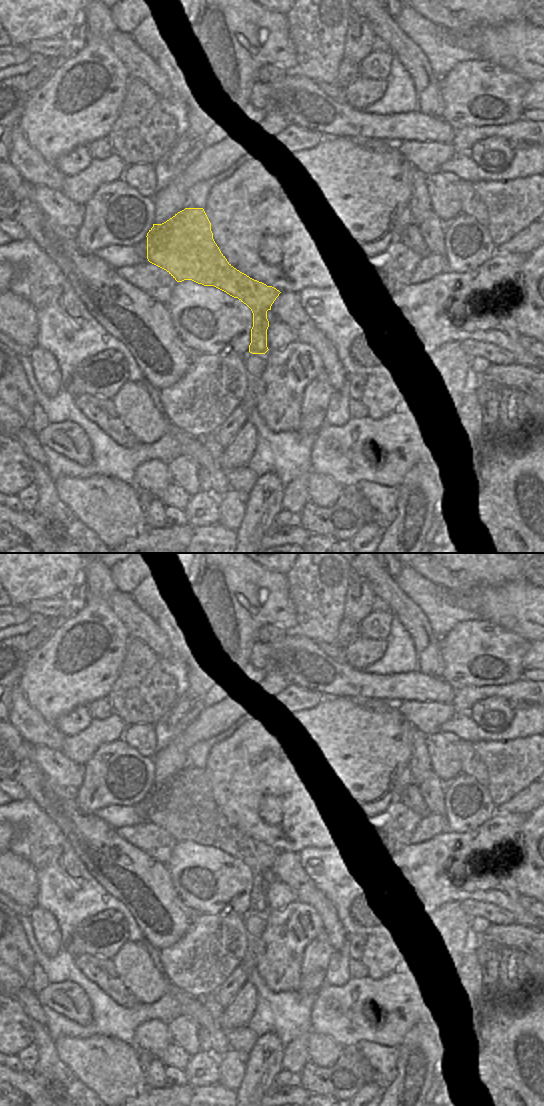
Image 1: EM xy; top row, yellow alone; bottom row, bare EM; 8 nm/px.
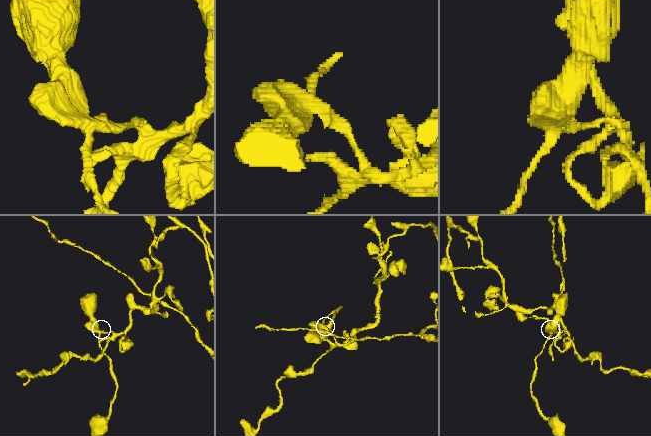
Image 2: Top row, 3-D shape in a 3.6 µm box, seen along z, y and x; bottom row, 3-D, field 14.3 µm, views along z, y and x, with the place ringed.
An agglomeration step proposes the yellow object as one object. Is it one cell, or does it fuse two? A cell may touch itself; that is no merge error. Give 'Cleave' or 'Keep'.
Cleave

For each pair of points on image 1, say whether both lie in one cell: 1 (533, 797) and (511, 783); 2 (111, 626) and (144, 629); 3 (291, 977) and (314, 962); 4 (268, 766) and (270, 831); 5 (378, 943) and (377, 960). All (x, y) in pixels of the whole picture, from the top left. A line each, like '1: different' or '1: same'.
1: different
2: different
3: different
4: same
5: same

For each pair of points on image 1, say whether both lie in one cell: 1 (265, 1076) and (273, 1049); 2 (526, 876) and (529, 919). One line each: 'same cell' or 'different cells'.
1: same cell
2: different cells

